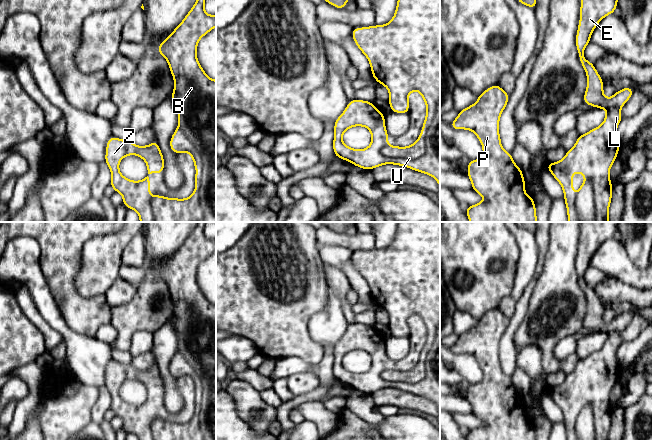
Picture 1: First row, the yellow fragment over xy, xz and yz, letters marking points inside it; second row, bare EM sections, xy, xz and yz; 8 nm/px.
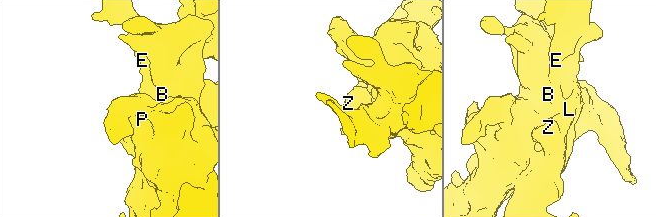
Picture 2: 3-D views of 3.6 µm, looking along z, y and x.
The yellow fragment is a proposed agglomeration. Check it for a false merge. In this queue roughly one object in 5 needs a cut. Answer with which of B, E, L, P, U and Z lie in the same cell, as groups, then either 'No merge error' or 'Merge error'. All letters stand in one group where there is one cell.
Groups: B E L P U Z. No merge error

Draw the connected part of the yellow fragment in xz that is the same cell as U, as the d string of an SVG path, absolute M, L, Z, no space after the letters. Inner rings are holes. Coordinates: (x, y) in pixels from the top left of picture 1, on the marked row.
M398 0L395 14L389 23L354 28L351 35L357 47L367 57L373 78L389 90L391 112L409 115L409 93L418 91L426 104L426 118L414 144L408 147L389 146L385 115L373 102L351 100L334 122L335 156L366 170L385 164L407 167L432 176L440 187L440 0ZM355 126L370 130L369 147L358 150L343 143L343 133Z

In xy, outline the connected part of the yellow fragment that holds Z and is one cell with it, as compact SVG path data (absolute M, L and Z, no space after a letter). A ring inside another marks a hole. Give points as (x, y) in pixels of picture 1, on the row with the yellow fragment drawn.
M197 0L182 22L166 37L157 48L157 53L165 57L174 79L173 94L169 96L178 110L178 127L170 139L170 149L175 154L188 152L196 168L196 189L190 197L184 199L167 198L162 195L150 195L150 173L164 173L164 157L158 141L147 146L137 146L132 141L111 136L106 144L105 163L111 171L110 186L123 196L122 204L133 209L139 215L140 222L216 222L216 80L210 79L197 59L199 40L216 27L216 15L208 15L204 10L205 0ZM128 155L141 157L147 165L147 174L141 181L125 178L119 171L120 160Z

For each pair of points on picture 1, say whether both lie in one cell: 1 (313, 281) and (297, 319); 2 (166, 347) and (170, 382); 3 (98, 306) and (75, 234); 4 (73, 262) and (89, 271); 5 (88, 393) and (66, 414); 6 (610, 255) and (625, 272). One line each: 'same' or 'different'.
1: same
2: same
3: same
4: different
5: same
6: same

